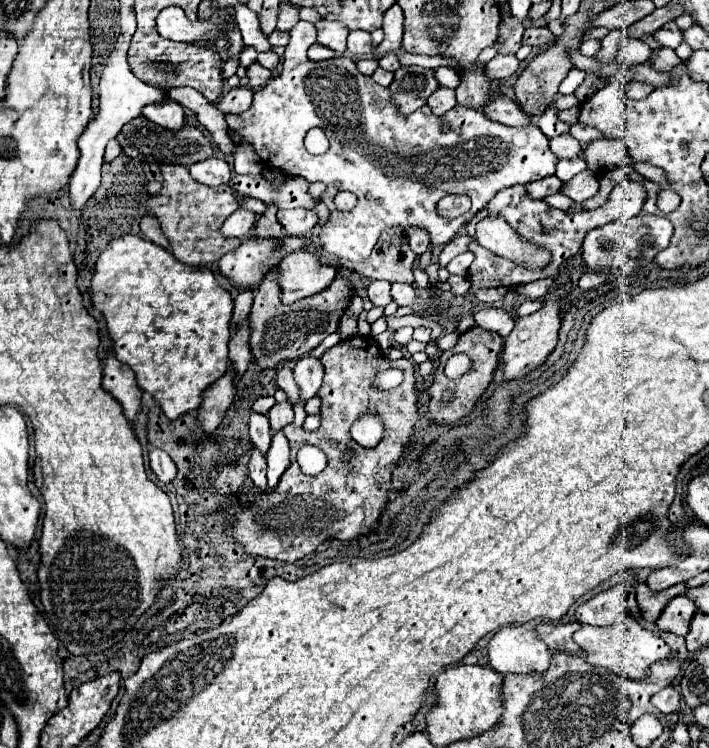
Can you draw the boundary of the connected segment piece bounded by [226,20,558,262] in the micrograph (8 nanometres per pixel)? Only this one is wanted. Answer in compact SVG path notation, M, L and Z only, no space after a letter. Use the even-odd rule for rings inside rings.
M300 20L289 35L290 40L284 52L284 68L280 76L272 78L264 88L254 92L254 102L246 112L238 116L226 116L226 122L232 140L254 144L256 154L264 160L264 164L272 168L280 168L288 176L302 176L308 182L326 184L326 192L320 200L324 200L326 206L330 208L330 218L322 226L320 246L328 254L348 262L362 262L370 256L376 240L380 238L380 232L388 226L400 226L400 228L422 226L430 232L432 244L448 244L458 234L458 230L464 224L468 224L500 190L516 184L528 184L556 172L558 158L550 152L548 138L542 134L542 130L536 124L520 126L520 128L506 126L500 122L492 122L480 110L460 108L460 106L454 106L442 118L436 118L428 106L404 118L396 112L396 108L392 108L388 88L378 86L368 76L360 74L352 58L342 56L328 62L308 60L306 45L316 42L317 30L314 24ZM316 126L320 126L326 132L330 140L330 148L326 154L308 156L302 140L306 132ZM352 130L360 130L358 136L366 138L370 144L380 144L382 148L354 148L352 138L348 138L348 132ZM340 190L354 192L358 196L358 206L354 210L350 212L336 210L334 196ZM446 194L470 196L472 200L470 212L454 220L438 216L436 202Z

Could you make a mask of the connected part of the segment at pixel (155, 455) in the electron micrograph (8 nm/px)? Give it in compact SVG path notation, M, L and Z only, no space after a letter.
M150 448L150 468L162 482L170 482L176 476L176 466L162 448Z

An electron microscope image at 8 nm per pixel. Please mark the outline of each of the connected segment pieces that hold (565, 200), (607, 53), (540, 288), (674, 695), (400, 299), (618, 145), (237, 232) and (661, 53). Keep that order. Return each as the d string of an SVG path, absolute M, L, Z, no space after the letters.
M558 192L558 194L548 196L546 200L548 200L548 204L552 204L554 208L560 208L560 210L568 210L568 208L574 204L568 196L564 196L564 194L560 194L560 192Z
M624 28L610 30L610 34L602 40L602 52L600 52L598 60L600 62L610 62L618 54L618 46L624 40L624 36L626 36L626 30Z
M544 278L538 282L530 282L530 284L522 284L516 288L518 294L530 298L530 300L538 300L544 296L544 292L548 292L552 288L552 278Z
M666 686L660 692L656 692L650 702L662 712L662 714L670 714L670 712L678 712L680 708L680 692L674 686Z
M394 282L392 284L392 298L394 298L394 302L398 302L398 306L410 306L416 300L416 288L412 284Z
M598 138L592 140L590 144L584 146L584 160L588 164L588 168L594 174L602 174L614 166L624 166L624 164L632 164L626 144L622 140L616 138Z
M236 210L236 212L232 212L232 214L226 218L226 222L224 222L222 228L220 228L220 234L222 234L222 236L242 238L242 236L246 236L246 234L252 230L254 220L256 220L256 214L254 214L254 212Z
M658 48L658 50L652 50L648 64L652 64L652 68L656 68L658 72L670 72L674 66L682 64L682 60L676 56L672 48Z

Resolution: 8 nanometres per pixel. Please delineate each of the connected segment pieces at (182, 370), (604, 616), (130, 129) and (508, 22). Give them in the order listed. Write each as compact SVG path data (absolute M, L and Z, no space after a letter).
M140 236L114 238L96 262L90 286L94 308L106 318L108 332L114 340L116 358L136 372L138 386L150 392L170 420L196 410L202 404L202 392L228 370L228 342L232 296L216 282L208 268L194 268L176 260L168 250Z
M622 584L610 586L608 590L596 594L576 610L576 620L580 624L608 626L618 616L626 614L626 592Z
M138 116L136 120L128 122L120 132L118 132L118 142L124 150L124 154L144 160L144 162L156 162L156 164L180 164L180 166L190 166L194 162L212 158L214 154L214 142L210 132L204 132L196 126L186 126L180 132L164 132L164 128L152 124L144 116Z
M510 16L510 18L502 18L502 24L500 24L500 36L504 40L504 44L500 46L498 52L502 54L508 54L508 52L516 52L522 44L522 34L524 34L524 26L518 18Z

